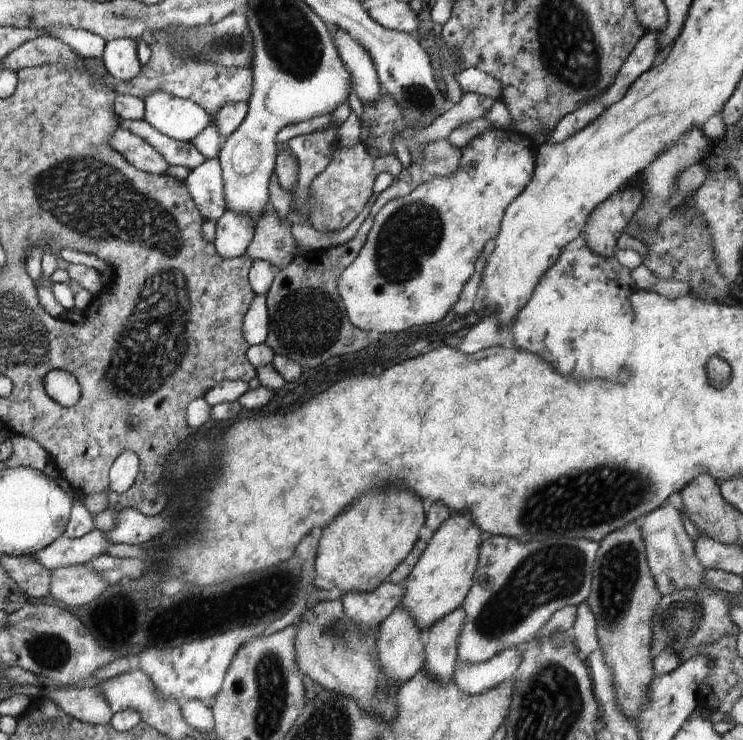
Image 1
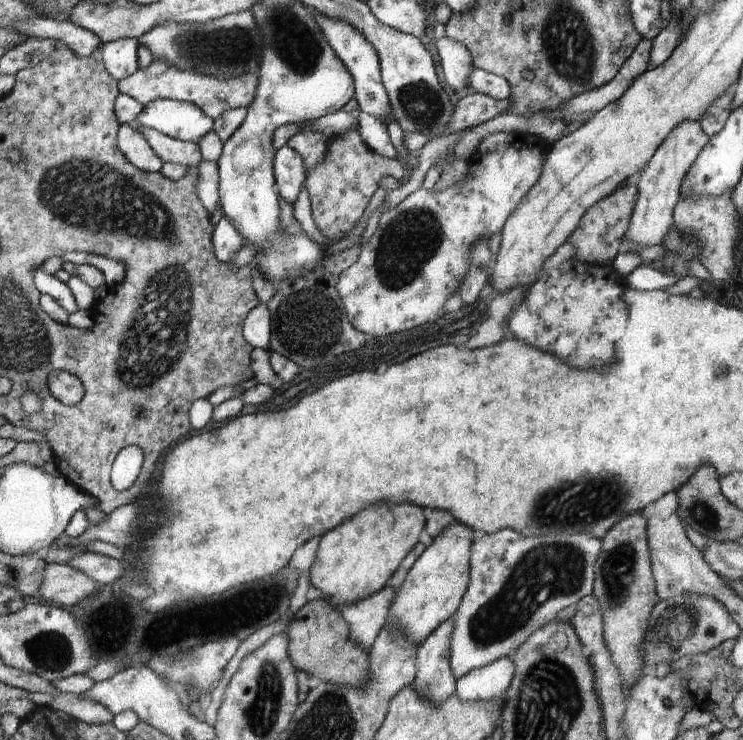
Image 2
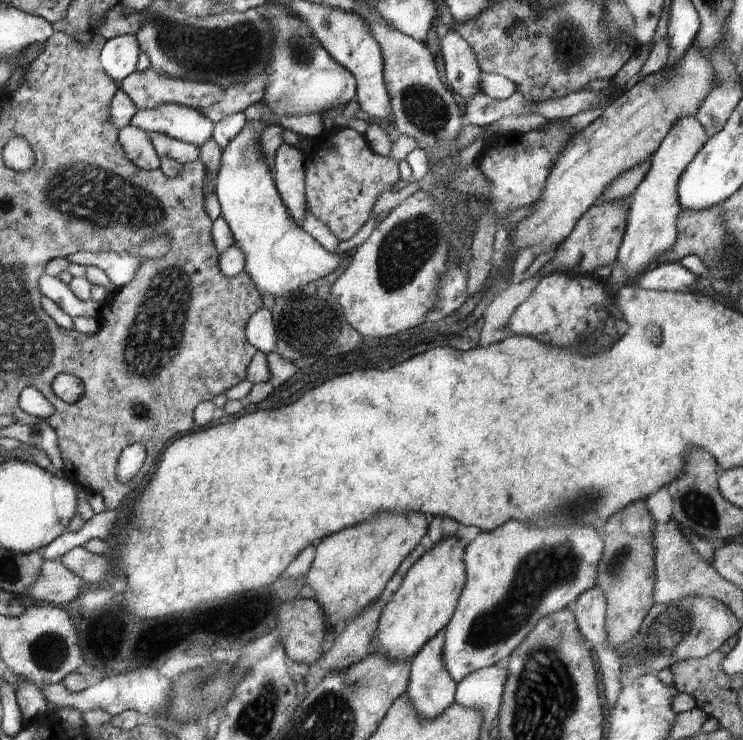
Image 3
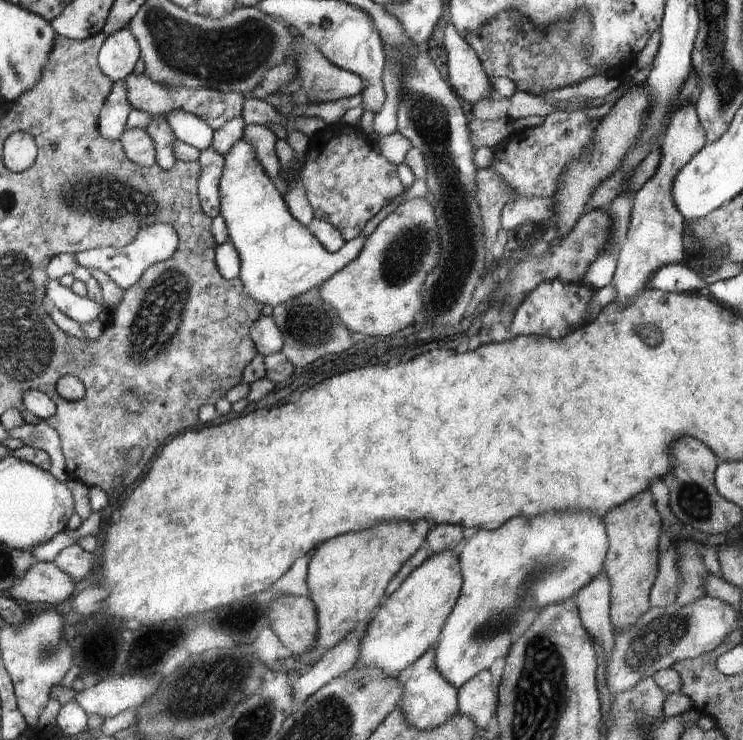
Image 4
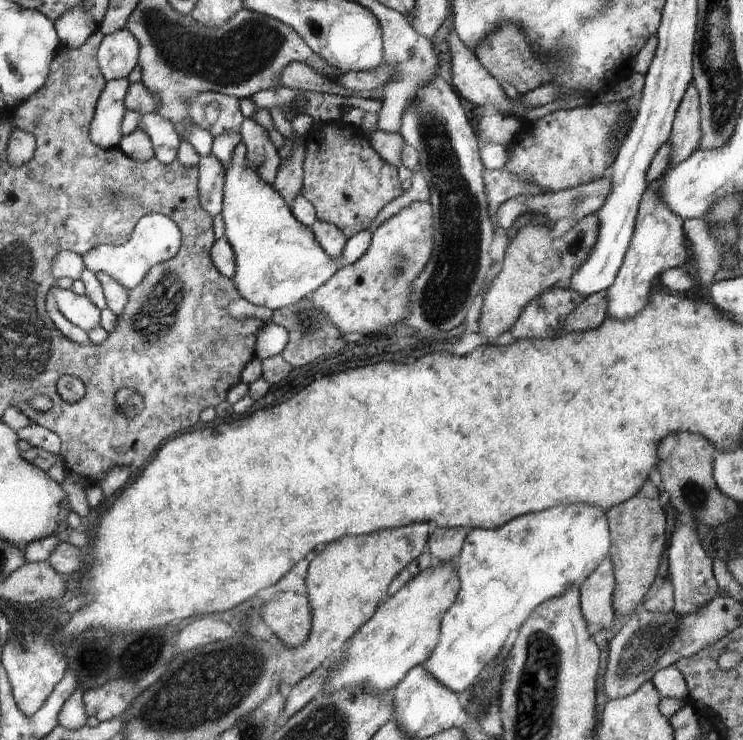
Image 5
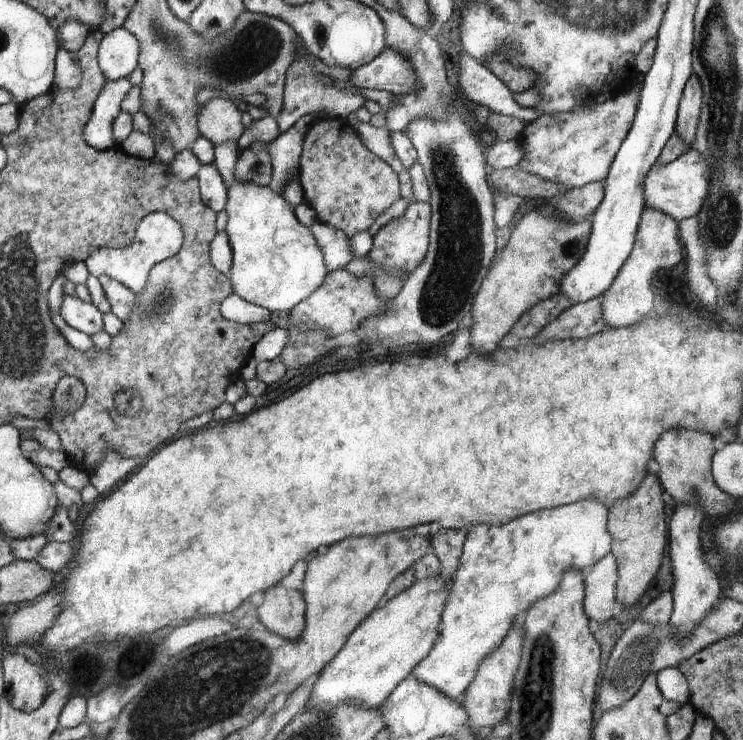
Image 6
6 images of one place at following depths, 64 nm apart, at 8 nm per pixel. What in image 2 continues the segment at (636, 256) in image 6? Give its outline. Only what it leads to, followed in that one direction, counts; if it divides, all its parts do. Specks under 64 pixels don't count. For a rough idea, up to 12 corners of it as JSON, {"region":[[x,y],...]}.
{"region":[[683,122],[635,176],[625,234],[661,244],[683,178],[709,140]]}

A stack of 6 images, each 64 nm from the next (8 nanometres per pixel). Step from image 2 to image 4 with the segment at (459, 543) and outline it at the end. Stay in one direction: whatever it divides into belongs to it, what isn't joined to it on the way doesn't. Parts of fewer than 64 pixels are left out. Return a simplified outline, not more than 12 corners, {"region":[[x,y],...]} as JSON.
{"region":[[428,557],[375,610],[355,667],[396,677],[439,639],[463,578]]}

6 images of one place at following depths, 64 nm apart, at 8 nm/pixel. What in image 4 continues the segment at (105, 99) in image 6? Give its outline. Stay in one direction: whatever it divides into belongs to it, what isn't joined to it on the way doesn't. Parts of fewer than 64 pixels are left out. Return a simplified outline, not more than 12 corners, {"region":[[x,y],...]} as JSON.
{"region":[[125,80],[113,81],[96,124],[119,140],[132,110]]}

